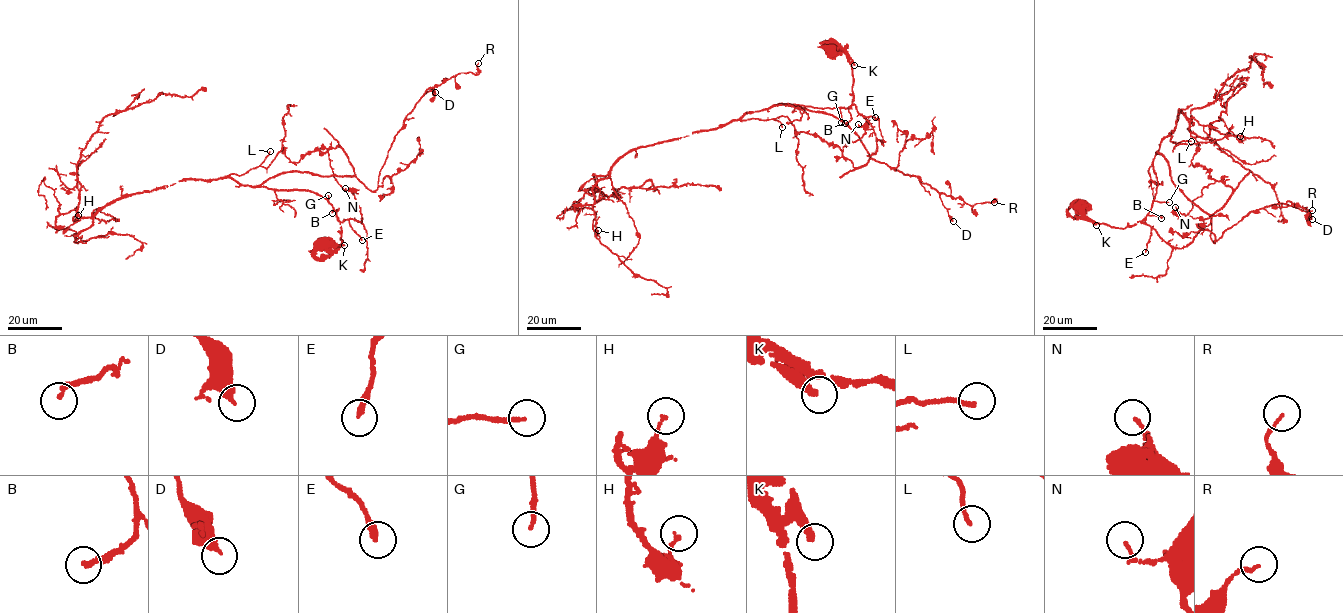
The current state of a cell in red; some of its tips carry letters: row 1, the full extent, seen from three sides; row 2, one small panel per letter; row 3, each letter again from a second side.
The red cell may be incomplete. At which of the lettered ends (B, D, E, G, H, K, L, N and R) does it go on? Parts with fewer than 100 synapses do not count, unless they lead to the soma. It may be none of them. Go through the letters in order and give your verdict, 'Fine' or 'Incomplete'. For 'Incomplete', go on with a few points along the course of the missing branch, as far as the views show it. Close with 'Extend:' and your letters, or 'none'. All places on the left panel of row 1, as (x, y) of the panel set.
B: Fine
D: Fine
E: Fine
G: Fine
H: Fine
K: Fine
L: Fine
N: Fine
R: Fine
Extend: none

